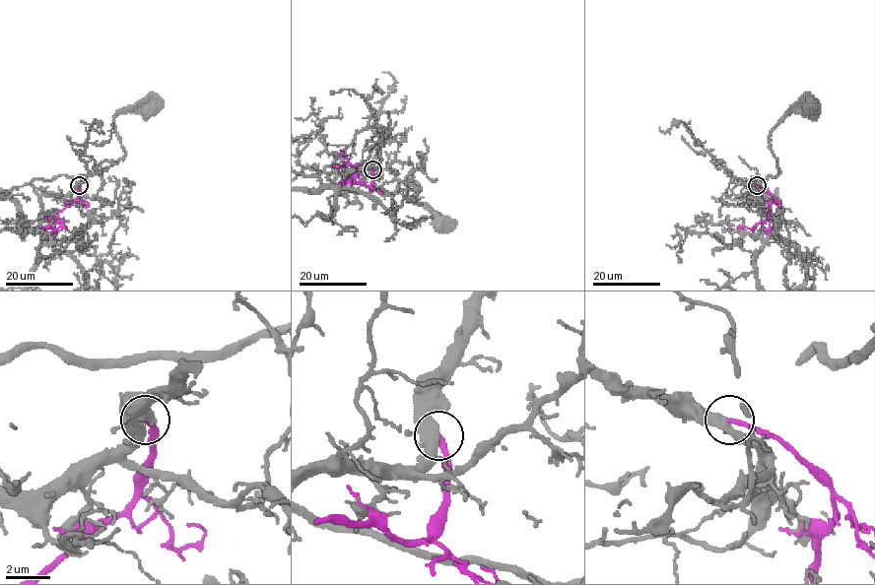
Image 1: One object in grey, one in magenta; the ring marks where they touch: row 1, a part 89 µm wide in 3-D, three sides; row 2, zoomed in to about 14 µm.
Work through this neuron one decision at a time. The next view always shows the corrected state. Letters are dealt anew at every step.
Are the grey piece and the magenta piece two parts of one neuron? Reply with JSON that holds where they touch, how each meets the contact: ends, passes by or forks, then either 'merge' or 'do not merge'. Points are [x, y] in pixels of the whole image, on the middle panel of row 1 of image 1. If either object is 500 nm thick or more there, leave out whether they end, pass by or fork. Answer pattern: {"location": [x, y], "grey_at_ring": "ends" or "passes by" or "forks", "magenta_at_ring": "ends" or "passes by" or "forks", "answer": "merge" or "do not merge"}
{"location": [372, 169], "grey_at_ring": "forks", "magenta_at_ring": "ends", "answer": "do not merge"}

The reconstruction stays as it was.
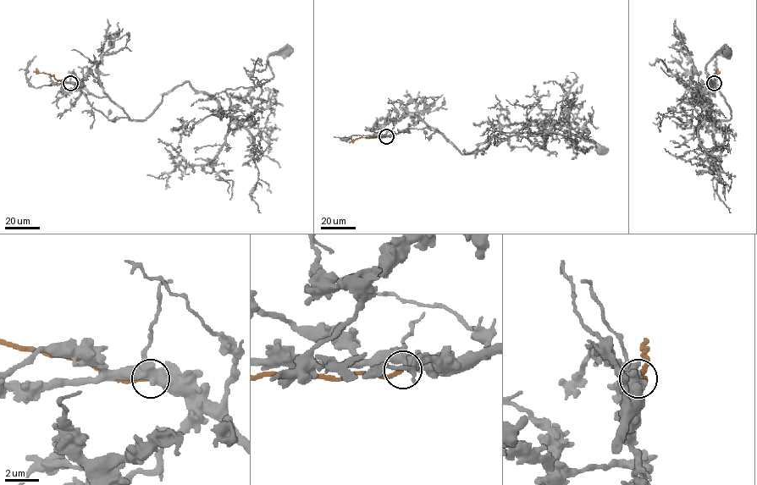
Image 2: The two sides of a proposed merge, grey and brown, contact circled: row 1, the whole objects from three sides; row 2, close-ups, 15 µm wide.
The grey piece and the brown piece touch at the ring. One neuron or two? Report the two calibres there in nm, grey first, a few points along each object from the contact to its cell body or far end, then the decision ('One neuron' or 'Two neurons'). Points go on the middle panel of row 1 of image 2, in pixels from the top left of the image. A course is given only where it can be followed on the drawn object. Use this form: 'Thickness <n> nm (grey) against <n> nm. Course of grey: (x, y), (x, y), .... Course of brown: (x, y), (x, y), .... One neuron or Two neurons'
Thickness 550 nm (grey) against 280 nm. Course of grey: (386, 136), (429, 128), (470, 153), (500, 133), (544, 120), (573, 134), (587, 129), (583, 136), (603, 150). Course of brown: (386, 136), (360, 137), (349, 142). One neuron

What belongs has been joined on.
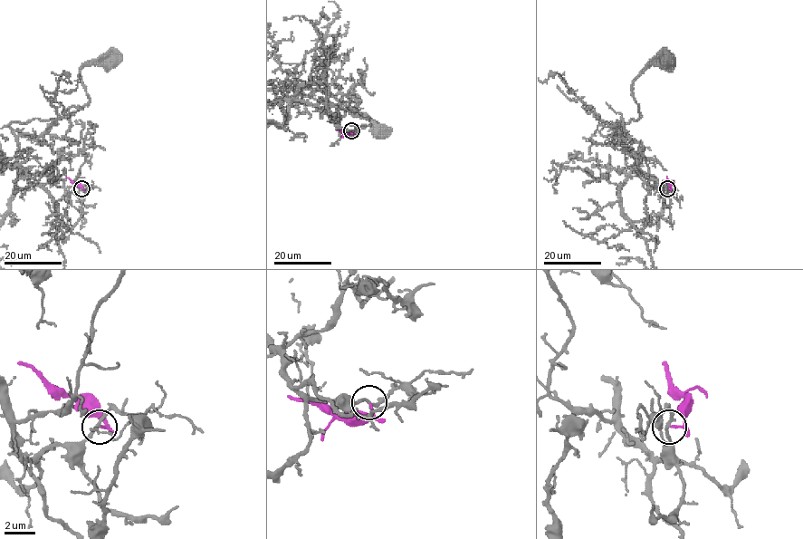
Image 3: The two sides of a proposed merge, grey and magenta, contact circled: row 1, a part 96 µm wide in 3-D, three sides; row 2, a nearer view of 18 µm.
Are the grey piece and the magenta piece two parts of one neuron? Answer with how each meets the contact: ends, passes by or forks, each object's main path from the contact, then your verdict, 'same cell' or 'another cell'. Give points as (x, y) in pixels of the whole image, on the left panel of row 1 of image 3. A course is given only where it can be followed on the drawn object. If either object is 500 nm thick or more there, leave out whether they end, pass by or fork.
grey passes by; magenta passes by; course grey (81, 188), (67, 195), (61, 180), (25, 172), (9, 126), (71, 115), (88, 102), (80, 70), (113, 62); course magenta (81, 188), (65, 177); another cell

